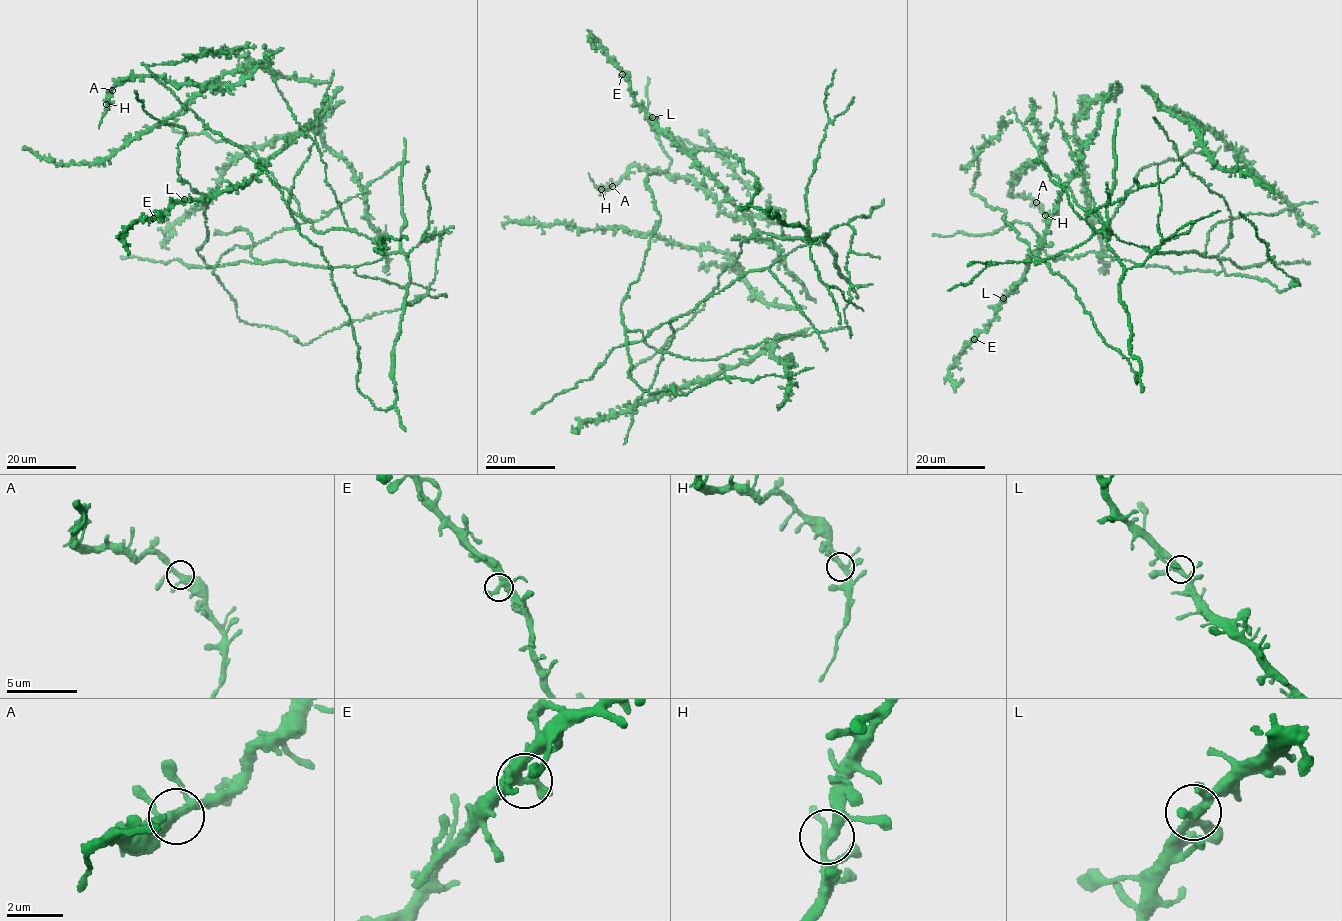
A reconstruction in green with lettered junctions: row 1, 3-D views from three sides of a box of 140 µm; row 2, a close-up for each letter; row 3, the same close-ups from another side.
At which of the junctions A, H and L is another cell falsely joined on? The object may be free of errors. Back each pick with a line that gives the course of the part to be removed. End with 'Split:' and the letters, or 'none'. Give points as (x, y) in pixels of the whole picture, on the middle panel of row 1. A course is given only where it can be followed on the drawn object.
Split: none

